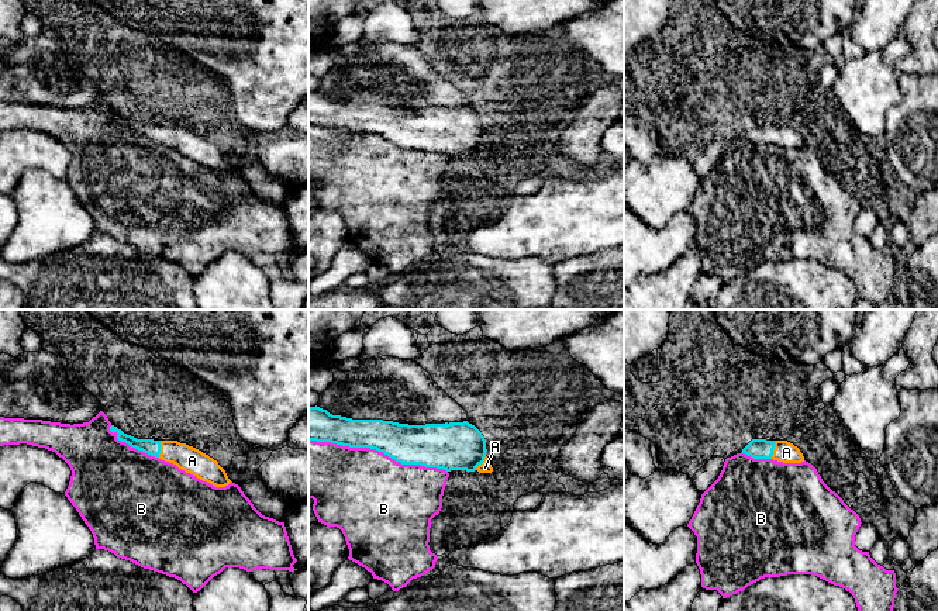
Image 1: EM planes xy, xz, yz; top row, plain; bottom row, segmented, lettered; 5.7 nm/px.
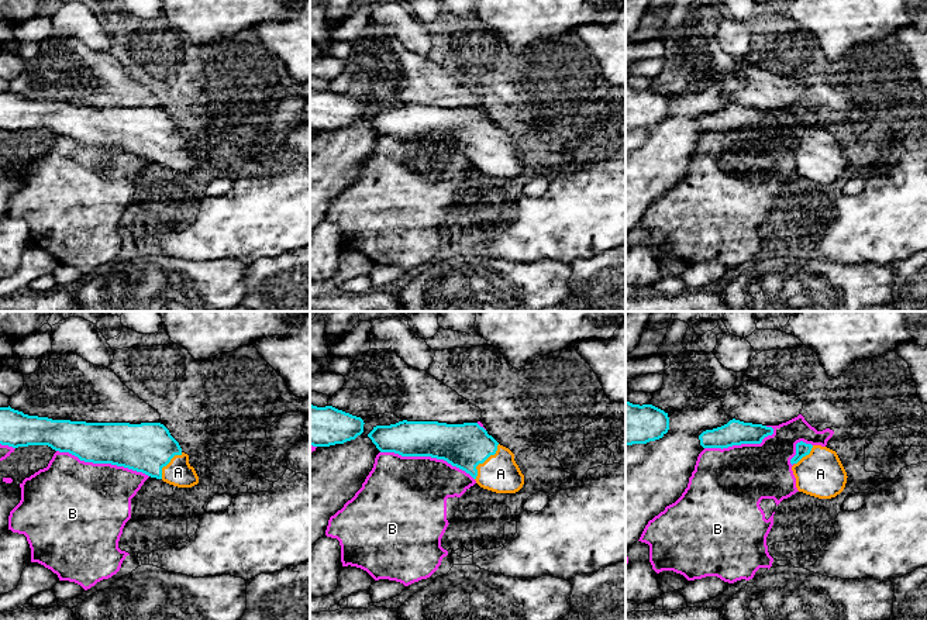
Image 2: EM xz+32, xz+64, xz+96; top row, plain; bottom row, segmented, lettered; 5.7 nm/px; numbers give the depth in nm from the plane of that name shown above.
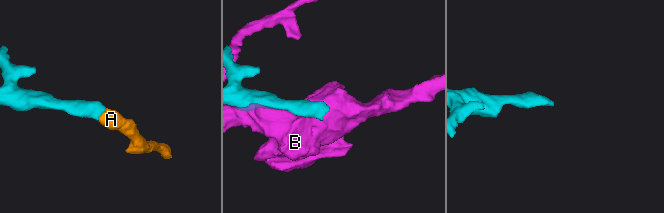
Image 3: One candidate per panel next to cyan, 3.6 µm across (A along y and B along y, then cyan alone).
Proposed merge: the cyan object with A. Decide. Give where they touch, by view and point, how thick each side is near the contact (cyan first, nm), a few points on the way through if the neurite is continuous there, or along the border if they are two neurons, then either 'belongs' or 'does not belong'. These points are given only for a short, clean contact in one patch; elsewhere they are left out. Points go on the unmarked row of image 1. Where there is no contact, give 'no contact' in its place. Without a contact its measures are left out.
contact yz (772, 134); calibres 110 and 120 nm; way yz (757, 133), (772, 134), (786, 137); belongs

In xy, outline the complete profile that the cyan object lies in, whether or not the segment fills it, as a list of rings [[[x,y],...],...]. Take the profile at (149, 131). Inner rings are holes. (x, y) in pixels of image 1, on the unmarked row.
[[[114,110],[110,111],[110,115],[113,118],[117,117],[117,124],[128,128],[131,132],[173,148],[186,158],[190,158],[215,172],[225,172],[231,168],[225,155],[217,145],[193,131],[177,125],[137,124],[124,118]]]

